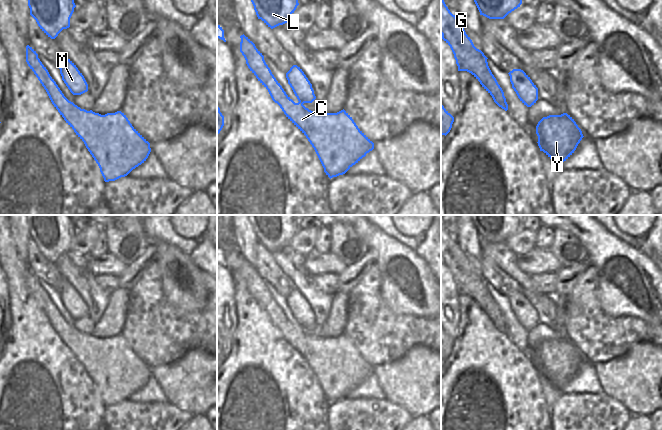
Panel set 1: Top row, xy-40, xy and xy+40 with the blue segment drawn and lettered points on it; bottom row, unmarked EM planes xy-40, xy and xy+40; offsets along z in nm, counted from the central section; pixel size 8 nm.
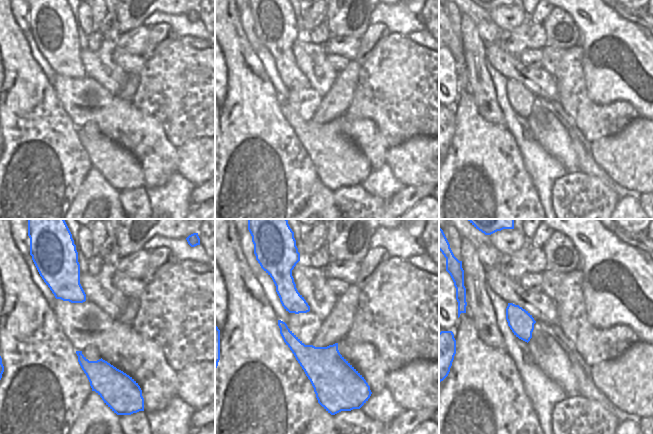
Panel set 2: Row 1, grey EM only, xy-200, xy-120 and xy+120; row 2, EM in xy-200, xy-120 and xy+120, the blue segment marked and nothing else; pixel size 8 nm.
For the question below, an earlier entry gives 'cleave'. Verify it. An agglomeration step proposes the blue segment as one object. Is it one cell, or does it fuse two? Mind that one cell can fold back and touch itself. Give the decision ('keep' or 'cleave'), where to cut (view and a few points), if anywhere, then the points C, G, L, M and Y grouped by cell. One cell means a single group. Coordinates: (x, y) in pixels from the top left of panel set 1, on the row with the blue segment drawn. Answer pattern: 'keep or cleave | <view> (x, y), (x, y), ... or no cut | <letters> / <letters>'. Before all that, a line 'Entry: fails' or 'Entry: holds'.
Entry: fails
keep | no cut | C G L M Y

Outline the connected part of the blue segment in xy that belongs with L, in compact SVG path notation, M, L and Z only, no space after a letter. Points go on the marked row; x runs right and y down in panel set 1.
M251 0L258 19L271 29L288 23L299 5L298 0Z

